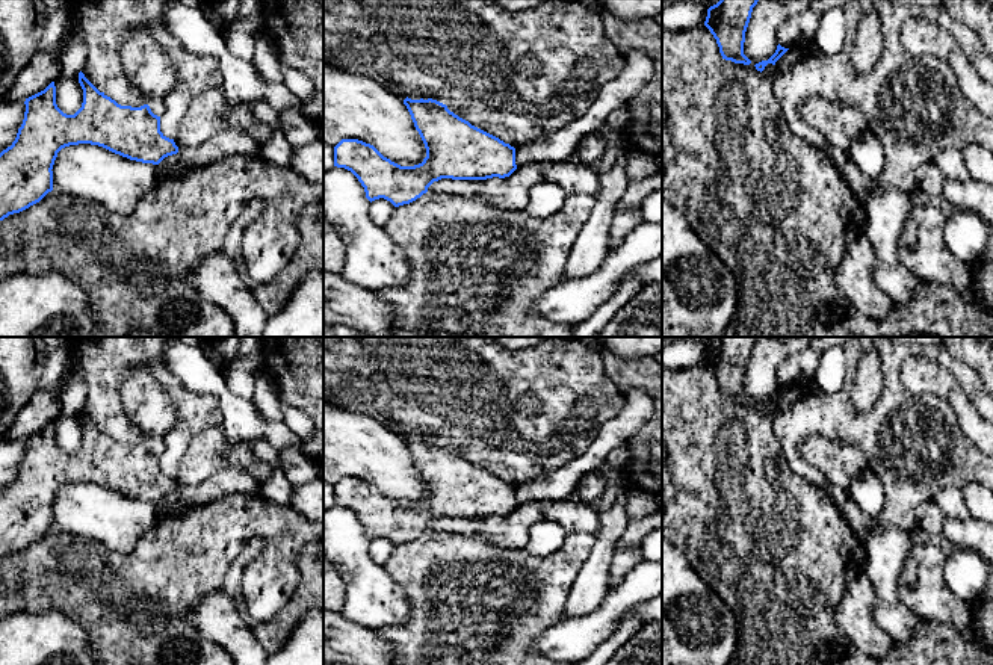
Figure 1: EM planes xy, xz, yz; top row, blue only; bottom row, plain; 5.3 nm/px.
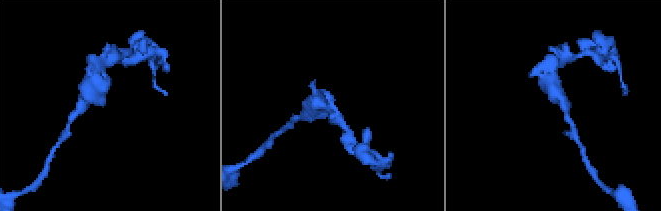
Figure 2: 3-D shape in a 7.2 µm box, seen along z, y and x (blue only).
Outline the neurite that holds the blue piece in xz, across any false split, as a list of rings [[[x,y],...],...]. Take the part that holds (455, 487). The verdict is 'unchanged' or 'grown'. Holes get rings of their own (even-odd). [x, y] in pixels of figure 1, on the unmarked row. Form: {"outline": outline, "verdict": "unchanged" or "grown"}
{"outline": [[[408,435],[404,443],[426,487],[422,502],[401,505],[358,478],[342,478],[334,485],[334,505],[351,509],[370,541],[384,537],[399,546],[420,537],[441,517],[505,517],[517,508],[514,485],[472,464],[446,443]]], "verdict": "unchanged"}

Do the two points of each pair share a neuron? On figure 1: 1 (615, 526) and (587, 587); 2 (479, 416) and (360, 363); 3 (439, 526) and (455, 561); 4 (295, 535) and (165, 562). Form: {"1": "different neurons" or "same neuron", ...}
{"1": "same neuron", "2": "same neuron", "3": "different neurons", "4": "same neuron"}

